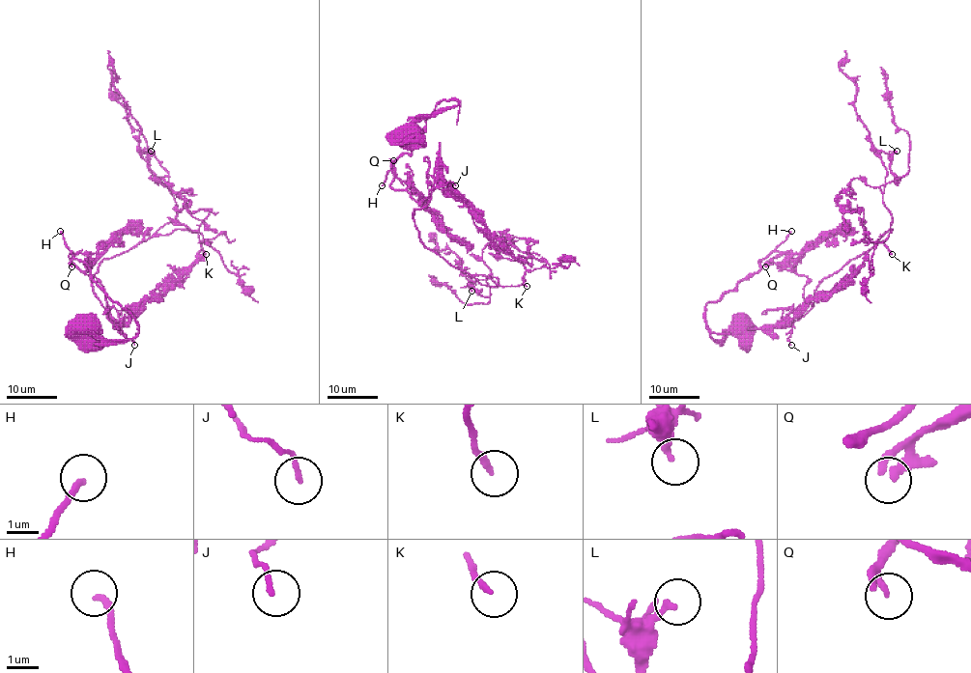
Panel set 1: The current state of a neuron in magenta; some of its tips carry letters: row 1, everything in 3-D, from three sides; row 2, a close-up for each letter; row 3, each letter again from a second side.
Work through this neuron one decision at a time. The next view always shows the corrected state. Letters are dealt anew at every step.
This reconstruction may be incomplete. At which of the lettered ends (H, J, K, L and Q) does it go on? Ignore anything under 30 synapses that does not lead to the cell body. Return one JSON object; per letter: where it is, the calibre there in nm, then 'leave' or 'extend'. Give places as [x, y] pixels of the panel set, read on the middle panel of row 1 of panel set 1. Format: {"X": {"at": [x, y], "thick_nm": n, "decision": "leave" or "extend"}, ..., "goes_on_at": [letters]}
{"H": {"at": [382, 185], "thick_nm": 200, "decision": "extend"}, "J": {"at": [455, 185], "thick_nm": 140, "decision": "leave"}, "K": {"at": [527, 286], "thick_nm": 190, "decision": "leave"}, "L": {"at": [471, 291], "thick_nm": 200, "decision": "leave"}, "Q": {"at": [393, 160], "thick_nm": 150, "decision": "leave"}, "goes_on_at": ["H"]}

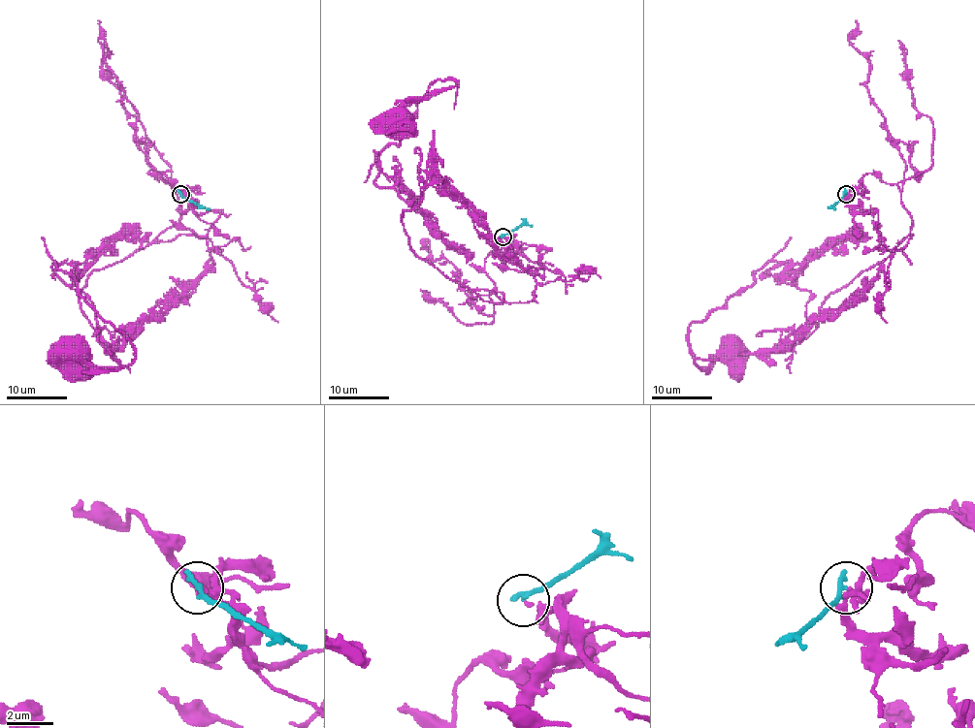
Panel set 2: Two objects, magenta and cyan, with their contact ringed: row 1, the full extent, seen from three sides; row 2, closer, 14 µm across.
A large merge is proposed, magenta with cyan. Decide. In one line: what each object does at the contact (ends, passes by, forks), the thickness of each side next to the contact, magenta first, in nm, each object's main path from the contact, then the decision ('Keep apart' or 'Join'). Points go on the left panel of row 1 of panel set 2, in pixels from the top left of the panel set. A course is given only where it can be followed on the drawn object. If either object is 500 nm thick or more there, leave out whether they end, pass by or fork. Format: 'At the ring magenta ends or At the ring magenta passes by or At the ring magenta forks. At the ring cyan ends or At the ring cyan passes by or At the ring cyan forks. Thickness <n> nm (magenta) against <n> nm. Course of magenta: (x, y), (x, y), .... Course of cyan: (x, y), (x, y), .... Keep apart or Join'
At the ring magenta passes by. At the ring cyan ends. Thickness 170 nm (magenta) against 280 nm. Course of magenta: (180, 194), (199, 191), (162, 173), (176, 225), (80, 292), (103, 342), (53, 262), (135, 358), (72, 347). Course of cyan: (180, 193), (210, 209). Keep apart

